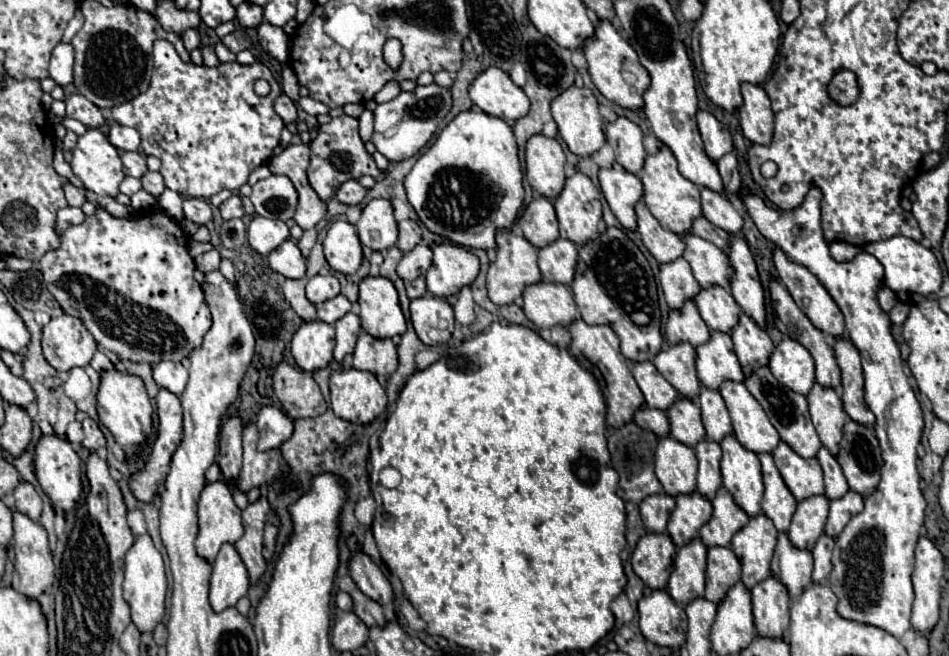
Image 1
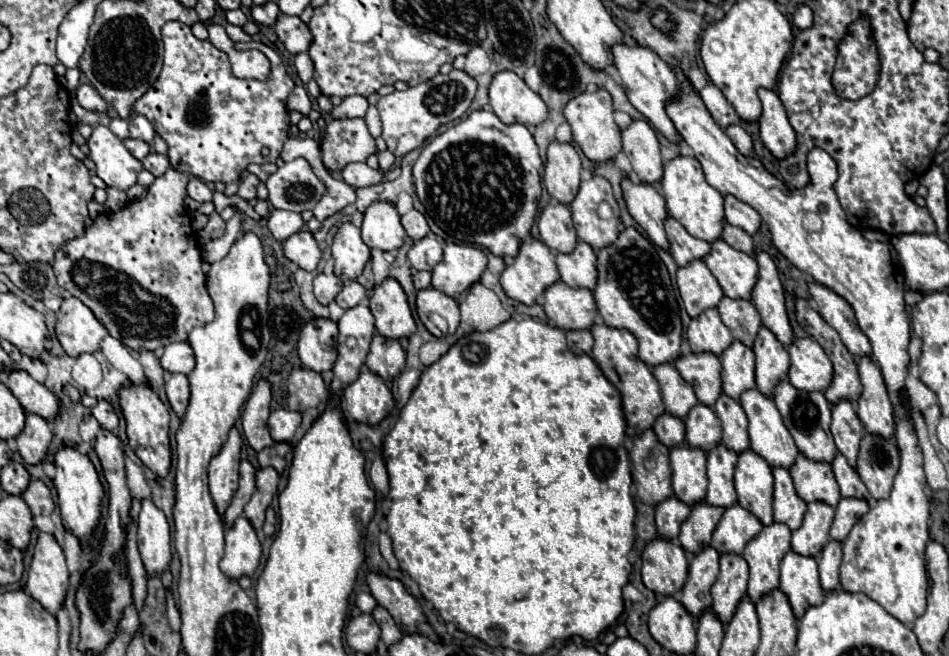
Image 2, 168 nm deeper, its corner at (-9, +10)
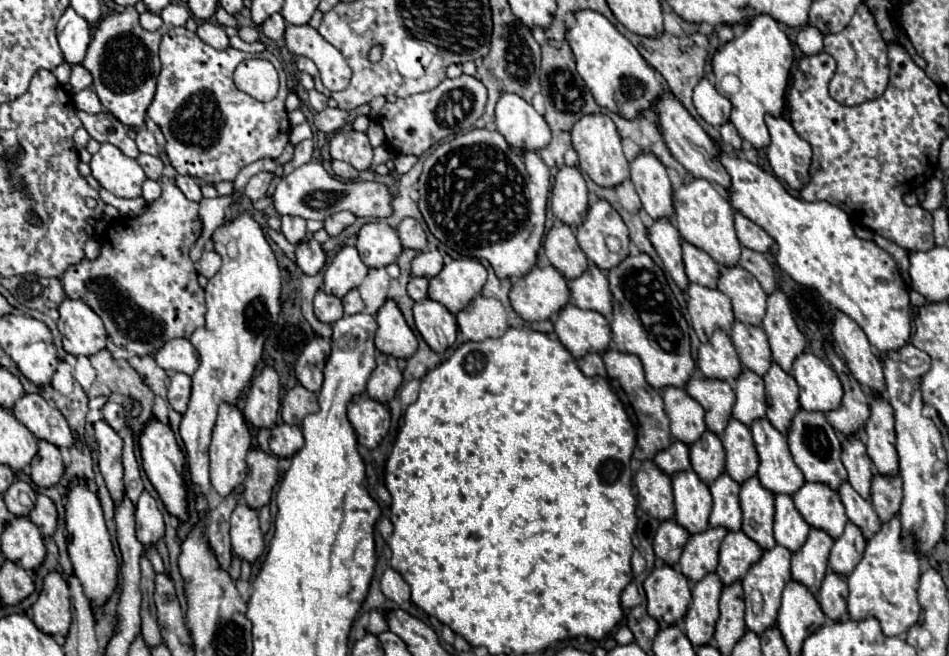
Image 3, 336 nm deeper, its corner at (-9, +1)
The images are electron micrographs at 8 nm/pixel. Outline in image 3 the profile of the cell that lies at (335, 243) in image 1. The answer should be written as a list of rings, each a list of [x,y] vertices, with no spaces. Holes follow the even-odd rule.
[[[344,245],[324,273],[324,291],[334,293],[336,297],[344,297],[350,289],[358,287],[368,273],[368,267],[362,263],[358,249],[352,245]]]

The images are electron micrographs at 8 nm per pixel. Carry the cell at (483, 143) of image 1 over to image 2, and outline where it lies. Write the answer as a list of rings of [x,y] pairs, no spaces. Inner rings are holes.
[[[474,110],[468,118],[438,134],[422,148],[420,158],[414,164],[414,184],[422,206],[446,234],[464,244],[486,246],[494,256],[514,258],[524,238],[530,236],[530,228],[538,212],[538,198],[542,192],[540,168],[542,158],[526,126],[508,126],[500,122],[494,112]]]

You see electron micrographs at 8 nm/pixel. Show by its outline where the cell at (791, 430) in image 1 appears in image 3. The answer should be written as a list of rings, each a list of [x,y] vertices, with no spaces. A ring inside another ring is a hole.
[[[798,409],[798,413],[792,417],[790,429],[788,429],[788,445],[790,453],[794,457],[794,463],[804,473],[806,481],[820,481],[830,485],[832,489],[838,489],[842,481],[846,481],[846,469],[840,461],[840,437],[836,429],[828,423],[826,415],[820,411],[804,411]]]

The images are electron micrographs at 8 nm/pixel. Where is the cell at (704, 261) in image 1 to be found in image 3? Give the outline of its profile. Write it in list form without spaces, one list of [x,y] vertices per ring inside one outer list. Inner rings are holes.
[[[740,265],[720,267],[718,289],[730,297],[734,307],[734,317],[738,321],[750,325],[762,323],[768,295],[764,293],[756,277],[752,277],[752,273],[748,273]]]

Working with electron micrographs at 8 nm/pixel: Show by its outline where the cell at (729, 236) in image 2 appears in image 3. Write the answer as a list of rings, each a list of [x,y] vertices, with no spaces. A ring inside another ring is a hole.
[[[742,247],[742,255],[740,255],[740,267],[744,267],[746,271],[750,271],[762,285],[762,289],[766,293],[772,293],[778,285],[774,279],[774,269],[772,265],[764,259],[762,253],[756,253],[752,249]]]

